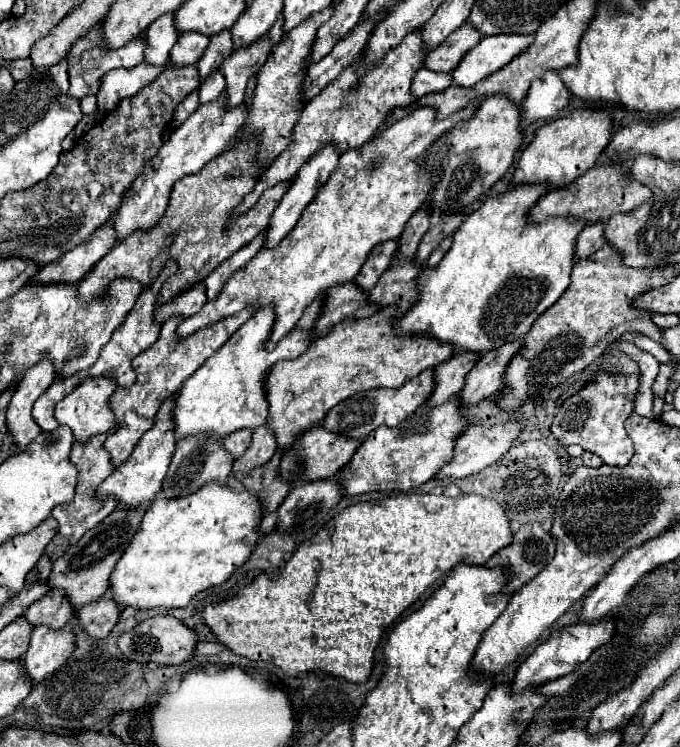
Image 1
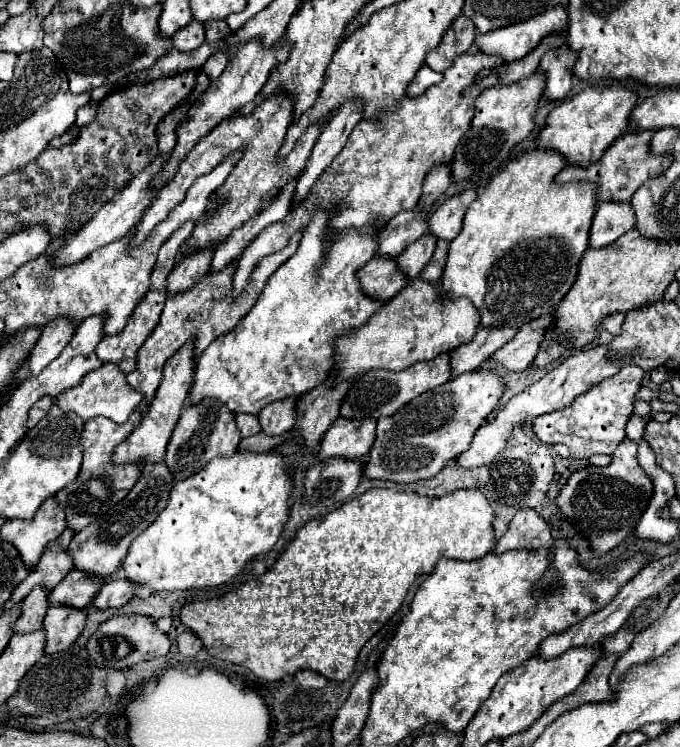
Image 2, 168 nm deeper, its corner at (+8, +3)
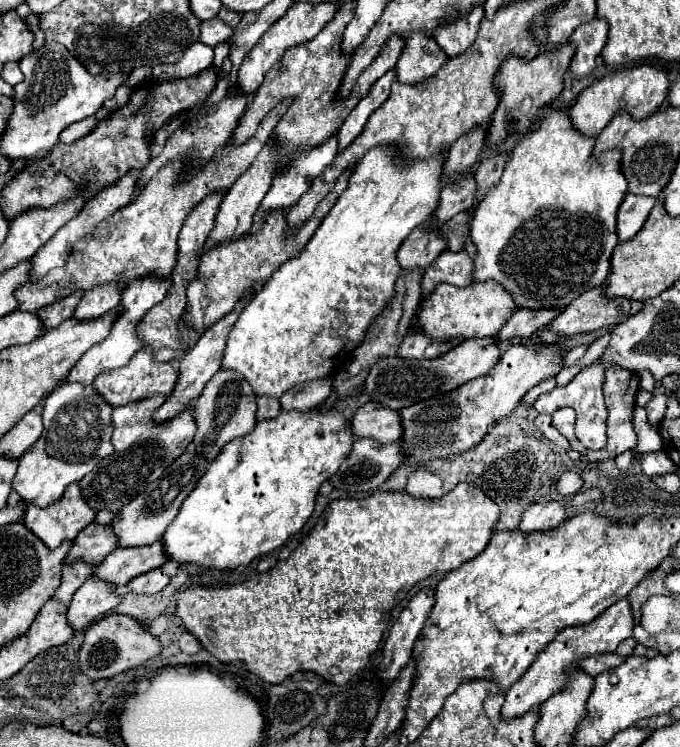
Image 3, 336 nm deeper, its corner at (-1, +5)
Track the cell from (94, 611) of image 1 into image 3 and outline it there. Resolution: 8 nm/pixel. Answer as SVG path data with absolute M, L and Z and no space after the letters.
M152 569L152 571L146 571L138 577L134 577L128 587L134 591L134 593L144 593L144 595L154 595L158 591L162 591L166 585L170 583L170 577L166 575L164 569Z

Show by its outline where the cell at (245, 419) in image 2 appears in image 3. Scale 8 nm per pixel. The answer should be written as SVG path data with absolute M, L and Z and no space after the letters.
M258 397L258 419L276 417L280 413L280 401L276 397Z

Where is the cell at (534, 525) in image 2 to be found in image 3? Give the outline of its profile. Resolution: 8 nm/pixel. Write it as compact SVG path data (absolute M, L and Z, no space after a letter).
M558 501L550 503L534 503L522 513L520 531L546 531L558 527L566 519L566 507Z

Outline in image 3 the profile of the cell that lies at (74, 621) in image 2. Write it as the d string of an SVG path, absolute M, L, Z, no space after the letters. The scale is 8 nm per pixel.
M90 577L72 597L68 607L68 621L74 631L80 631L84 625L90 625L96 619L102 619L120 603L116 585Z

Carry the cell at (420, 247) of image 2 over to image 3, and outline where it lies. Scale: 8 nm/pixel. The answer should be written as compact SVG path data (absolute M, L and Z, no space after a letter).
M462 211L456 217L452 217L450 221L446 221L440 231L442 231L442 237L448 241L448 249L452 249L452 251L464 249L464 243L470 237L468 211Z

